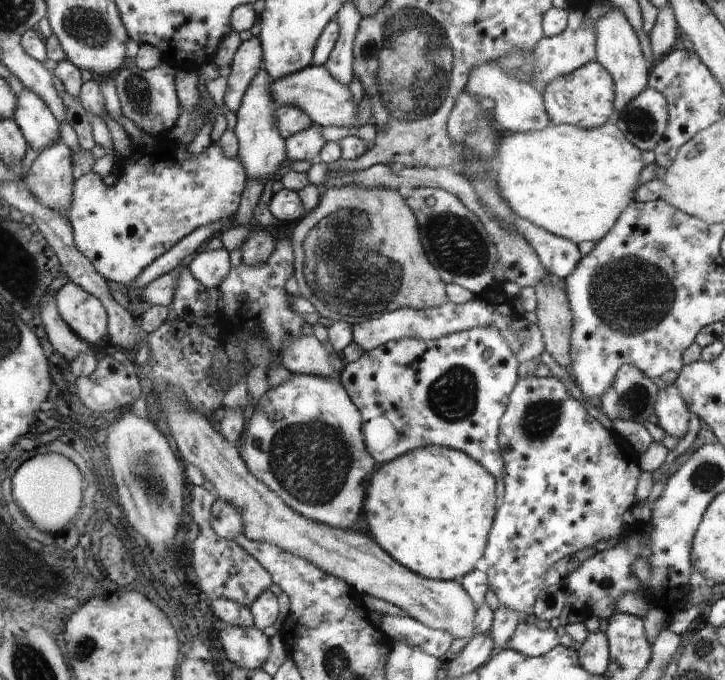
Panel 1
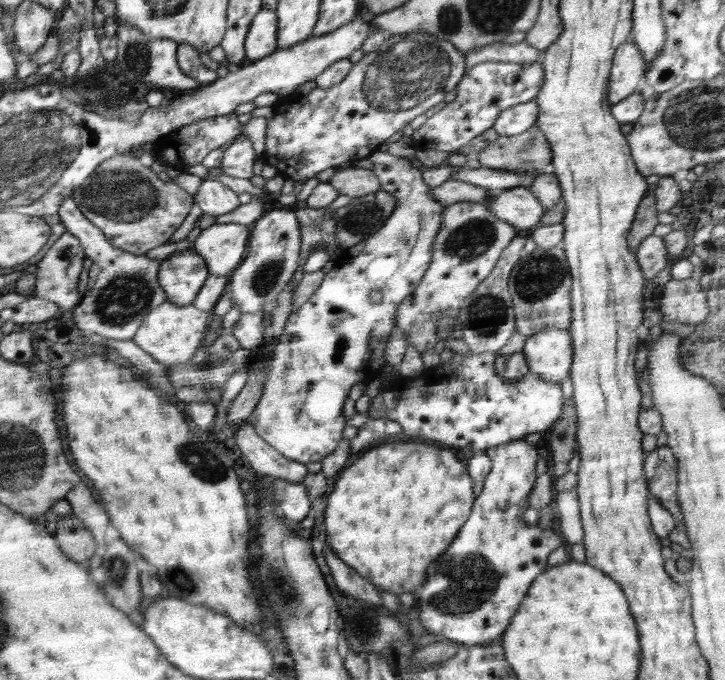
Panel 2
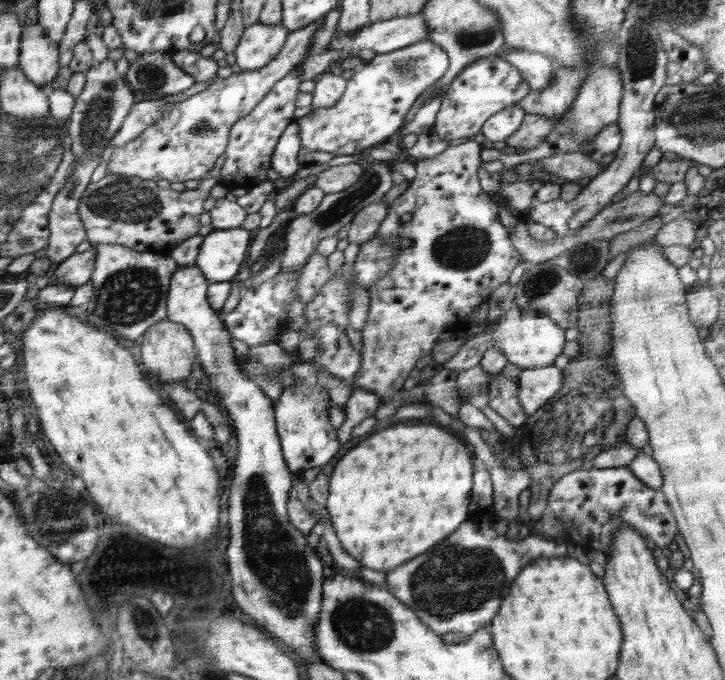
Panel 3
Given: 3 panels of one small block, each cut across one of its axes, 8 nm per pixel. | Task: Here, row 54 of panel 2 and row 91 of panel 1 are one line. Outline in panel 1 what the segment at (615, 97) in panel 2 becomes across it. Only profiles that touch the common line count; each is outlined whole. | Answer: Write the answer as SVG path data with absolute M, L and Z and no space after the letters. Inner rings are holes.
M613 9L597 20L597 58L596 60L603 65L613 77L616 84L616 98L614 100L614 115L624 110L632 100L636 99L646 87L649 86L649 75L651 65L648 64L638 36L628 23L628 18L621 9Z

